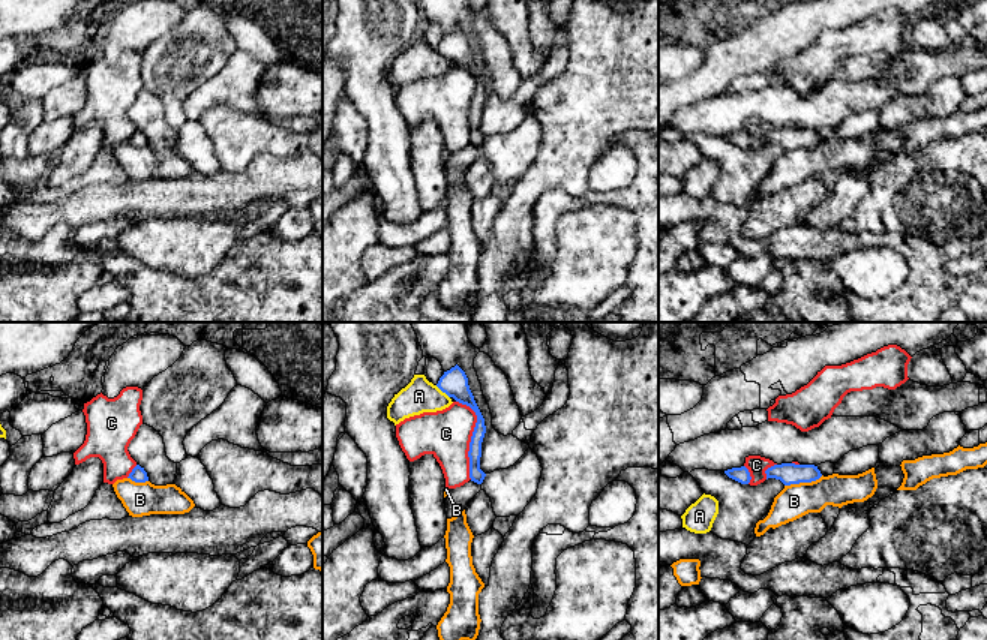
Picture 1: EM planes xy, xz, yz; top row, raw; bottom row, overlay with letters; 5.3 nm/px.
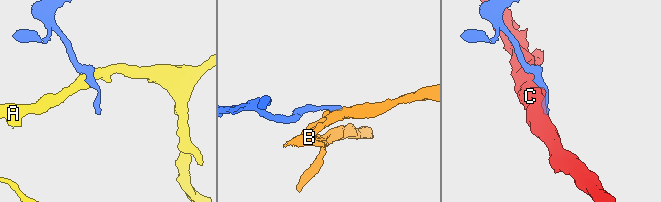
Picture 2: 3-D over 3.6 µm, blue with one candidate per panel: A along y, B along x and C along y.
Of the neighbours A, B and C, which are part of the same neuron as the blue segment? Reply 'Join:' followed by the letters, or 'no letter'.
Join: no letter

